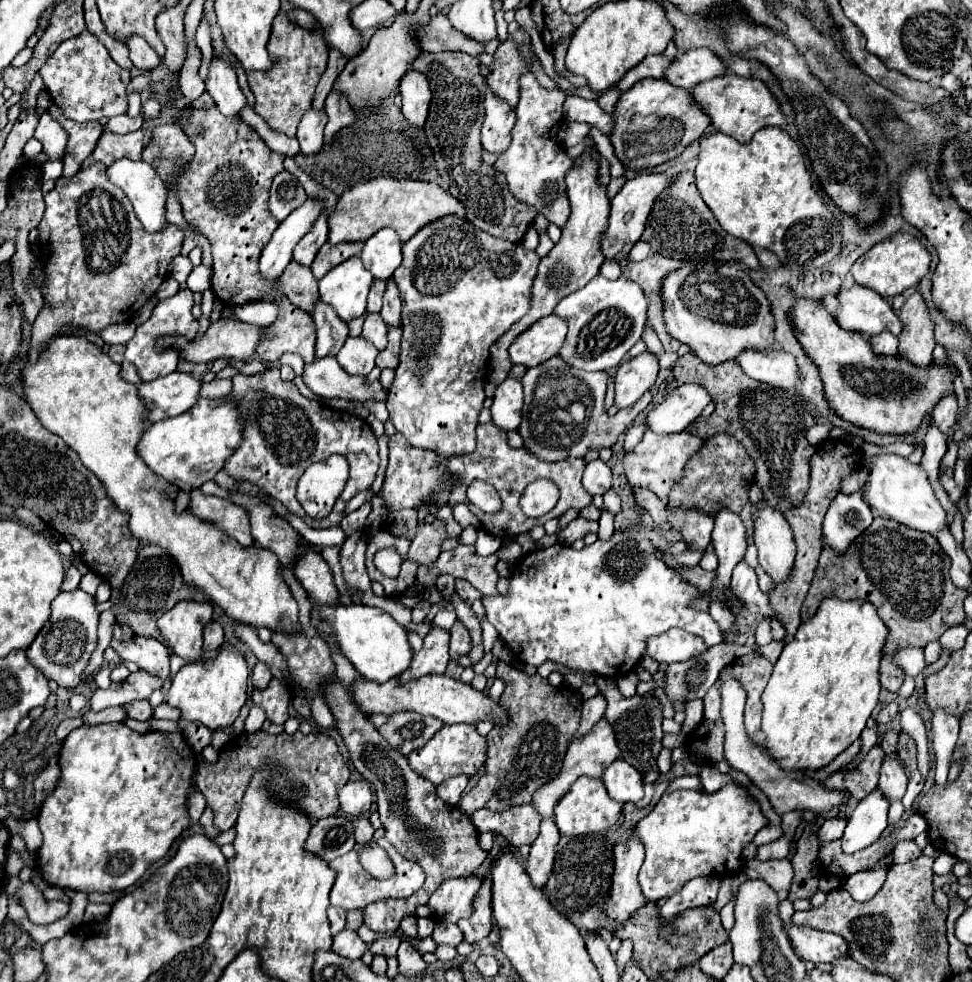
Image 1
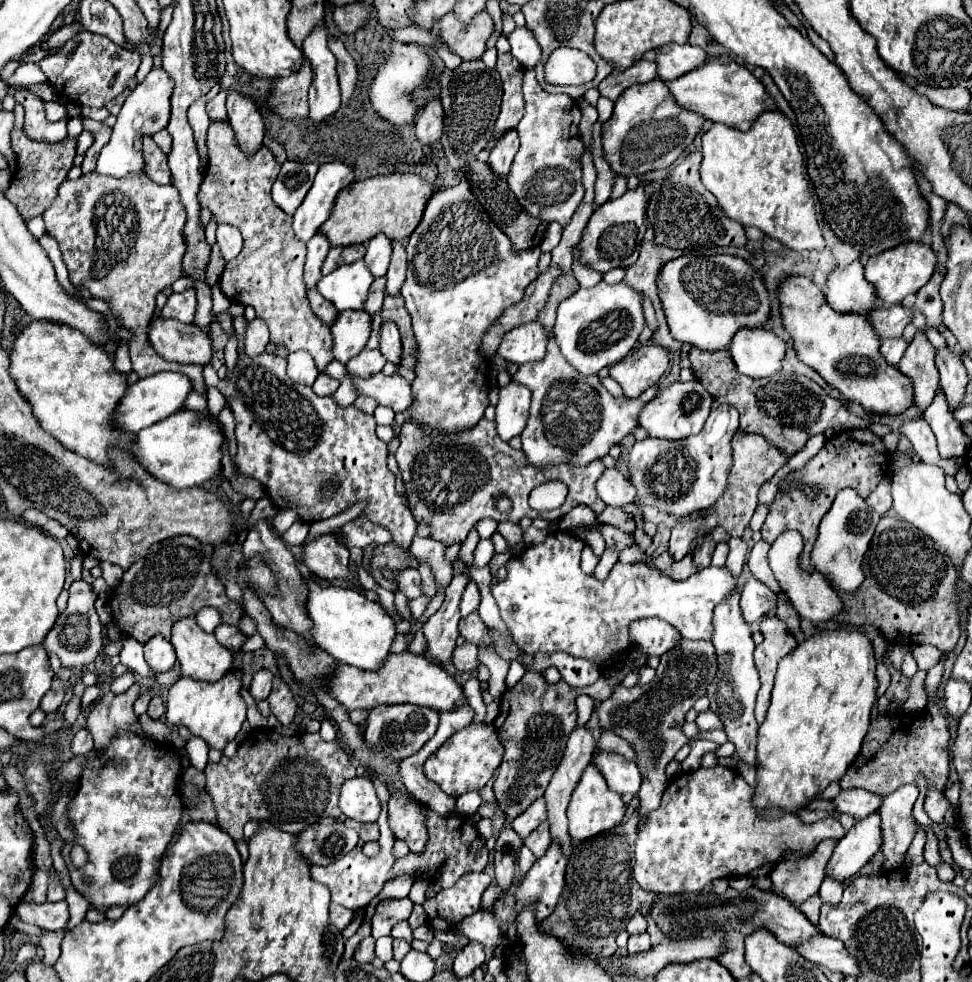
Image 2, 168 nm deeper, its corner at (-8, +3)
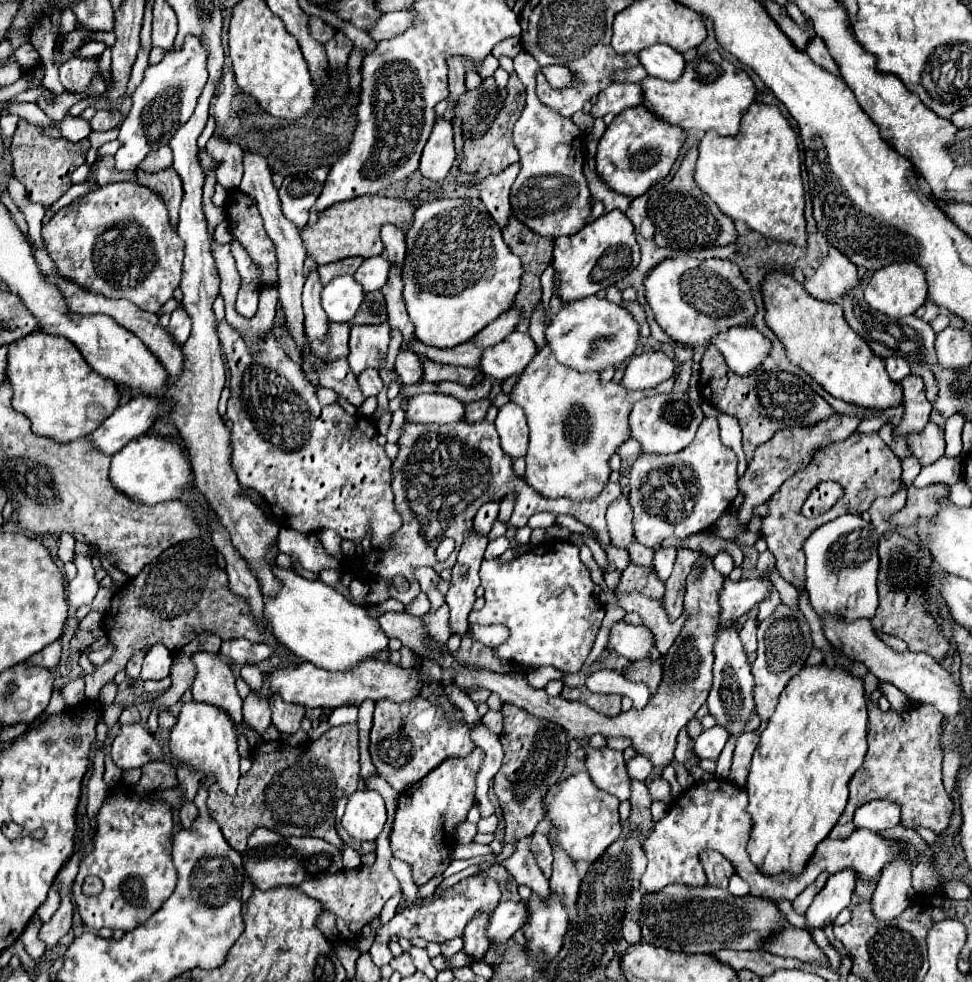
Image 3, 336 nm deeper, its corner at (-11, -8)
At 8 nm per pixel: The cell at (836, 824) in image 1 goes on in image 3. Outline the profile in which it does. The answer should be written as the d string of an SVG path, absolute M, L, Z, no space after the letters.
M821 873L809 887L805 887L805 891L801 891L795 899L793 899L793 909L797 911L797 913L805 913L807 909L809 909L809 905L811 905L811 901L813 901L813 897L825 887L825 883L827 883L827 879L829 879L829 875L825 875L825 873Z

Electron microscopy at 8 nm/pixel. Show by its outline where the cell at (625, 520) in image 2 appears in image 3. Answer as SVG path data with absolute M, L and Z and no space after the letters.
M631 543L629 545L629 557L631 557L631 563L635 565L641 565L641 567L653 567L653 555L655 551L641 545L641 543Z

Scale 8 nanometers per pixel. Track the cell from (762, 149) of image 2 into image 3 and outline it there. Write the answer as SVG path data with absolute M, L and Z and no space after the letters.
M751 103L741 119L739 135L721 137L715 131L707 131L699 143L695 181L733 221L745 221L753 231L775 241L791 241L805 247L799 145L795 131L777 105Z

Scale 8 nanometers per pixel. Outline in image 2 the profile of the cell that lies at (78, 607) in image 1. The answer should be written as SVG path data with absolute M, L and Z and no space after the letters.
M84 580L72 582L68 606L58 616L56 624L52 626L52 630L48 632L48 636L42 642L42 646L46 648L48 654L56 654L60 658L62 668L78 668L78 670L88 668L90 664L94 664L96 656L100 654L100 650L104 646L102 624L100 624L100 618L96 614L94 602L96 602L96 594L92 592L88 582L84 582Z

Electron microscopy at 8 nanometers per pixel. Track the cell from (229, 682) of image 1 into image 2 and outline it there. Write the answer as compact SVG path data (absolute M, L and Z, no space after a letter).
M230 670L218 682L190 680L184 676L168 690L166 718L170 724L184 724L192 736L200 736L208 742L208 746L222 750L226 742L236 738L242 722L246 720L246 702L240 694L242 688L242 670Z

